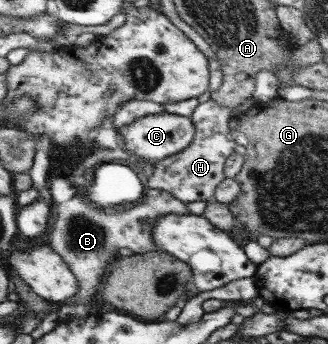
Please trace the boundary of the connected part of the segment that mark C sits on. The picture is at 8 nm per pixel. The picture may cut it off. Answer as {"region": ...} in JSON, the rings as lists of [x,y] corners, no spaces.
{"region":[[[166,111],[157,115],[146,115],[121,129],[125,147],[130,150],[133,157],[147,159],[153,165],[187,149],[195,139],[196,133],[197,128],[191,116],[171,114]]]}

